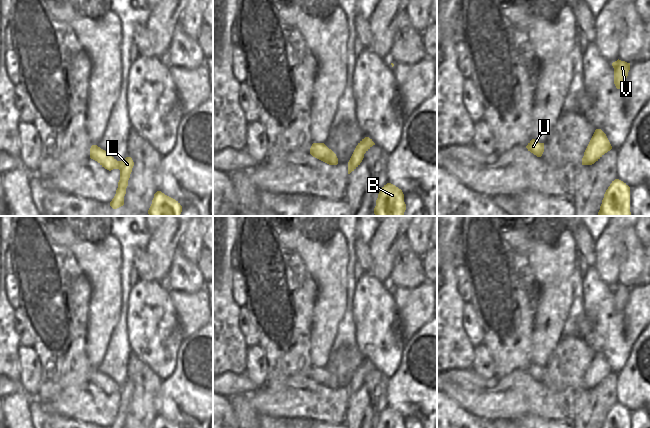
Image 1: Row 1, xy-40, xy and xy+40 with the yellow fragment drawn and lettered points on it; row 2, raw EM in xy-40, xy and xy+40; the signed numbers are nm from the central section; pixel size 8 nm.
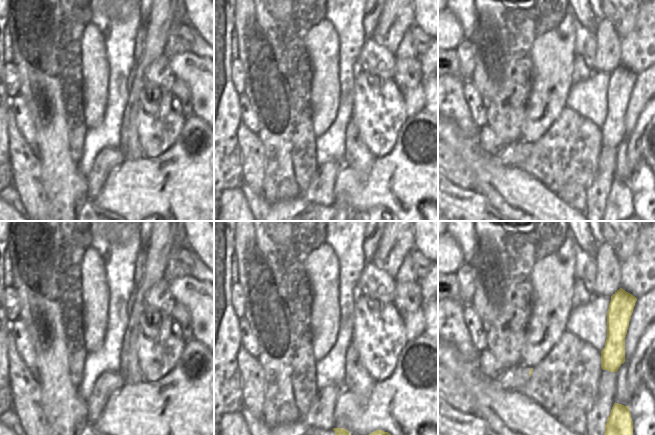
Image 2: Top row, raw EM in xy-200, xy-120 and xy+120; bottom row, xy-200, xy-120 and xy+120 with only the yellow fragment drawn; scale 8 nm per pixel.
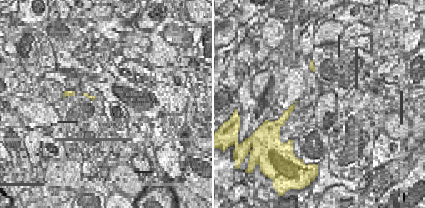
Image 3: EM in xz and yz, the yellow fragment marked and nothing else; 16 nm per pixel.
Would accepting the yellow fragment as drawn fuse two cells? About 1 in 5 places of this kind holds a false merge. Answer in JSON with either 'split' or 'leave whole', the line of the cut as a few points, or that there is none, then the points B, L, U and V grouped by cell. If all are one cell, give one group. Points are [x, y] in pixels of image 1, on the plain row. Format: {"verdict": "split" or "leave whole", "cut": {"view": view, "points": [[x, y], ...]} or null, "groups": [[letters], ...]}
{"verdict": "leave whole", "cut": null, "groups": [["B", "L", "U", "V"]]}

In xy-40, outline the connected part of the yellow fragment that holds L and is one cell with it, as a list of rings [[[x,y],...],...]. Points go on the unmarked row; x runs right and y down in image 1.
[[[97,369],[90,372],[90,382],[97,385],[102,391],[111,395],[113,393],[120,394],[120,404],[116,418],[110,428],[124,428],[124,420],[128,410],[128,404],[134,390],[131,381],[126,381],[123,385],[117,385],[110,377],[101,373]]]

